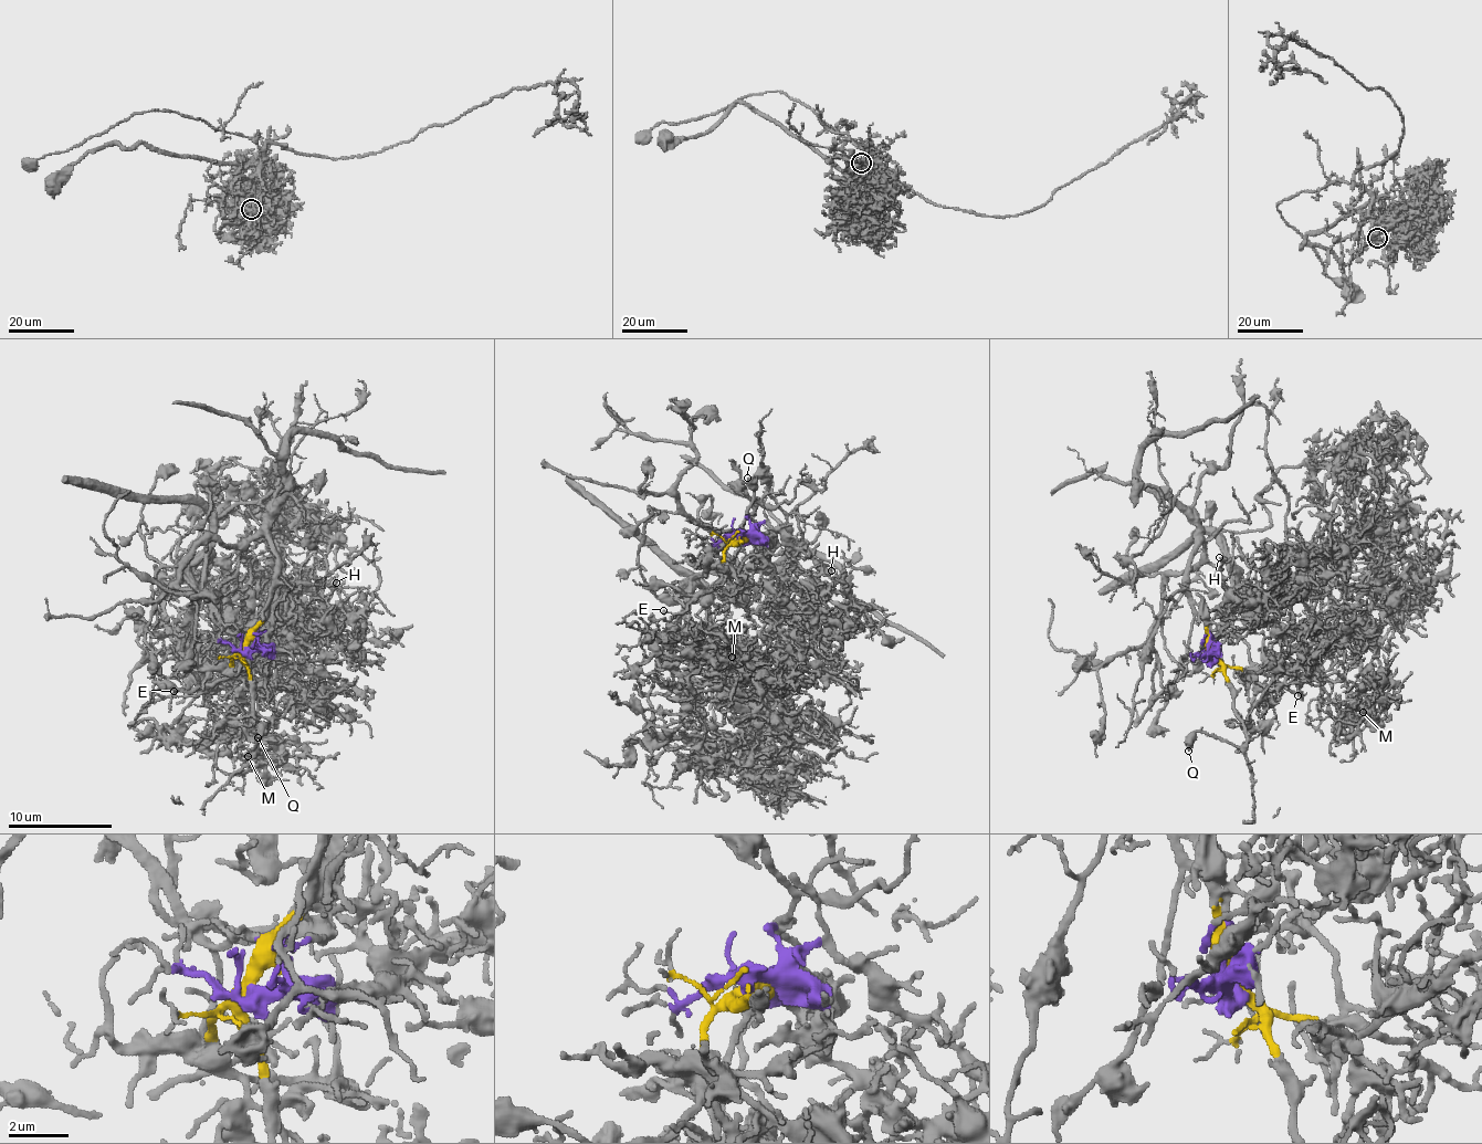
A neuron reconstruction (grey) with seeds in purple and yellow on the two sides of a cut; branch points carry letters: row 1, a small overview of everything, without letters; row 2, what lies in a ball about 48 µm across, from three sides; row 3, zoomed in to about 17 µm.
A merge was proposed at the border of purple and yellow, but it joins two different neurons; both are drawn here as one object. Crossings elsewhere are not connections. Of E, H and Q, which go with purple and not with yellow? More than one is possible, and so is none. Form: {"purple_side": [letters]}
{"purple_side": ["H"]}

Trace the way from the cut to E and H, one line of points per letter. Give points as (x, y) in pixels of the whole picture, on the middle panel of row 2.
E: (737, 538), (724, 552), (722, 579), (682, 611), (672, 614), (664, 610)
H: (737, 538), (756, 533), (765, 559), (784, 566), (785, 570), (832, 570)

